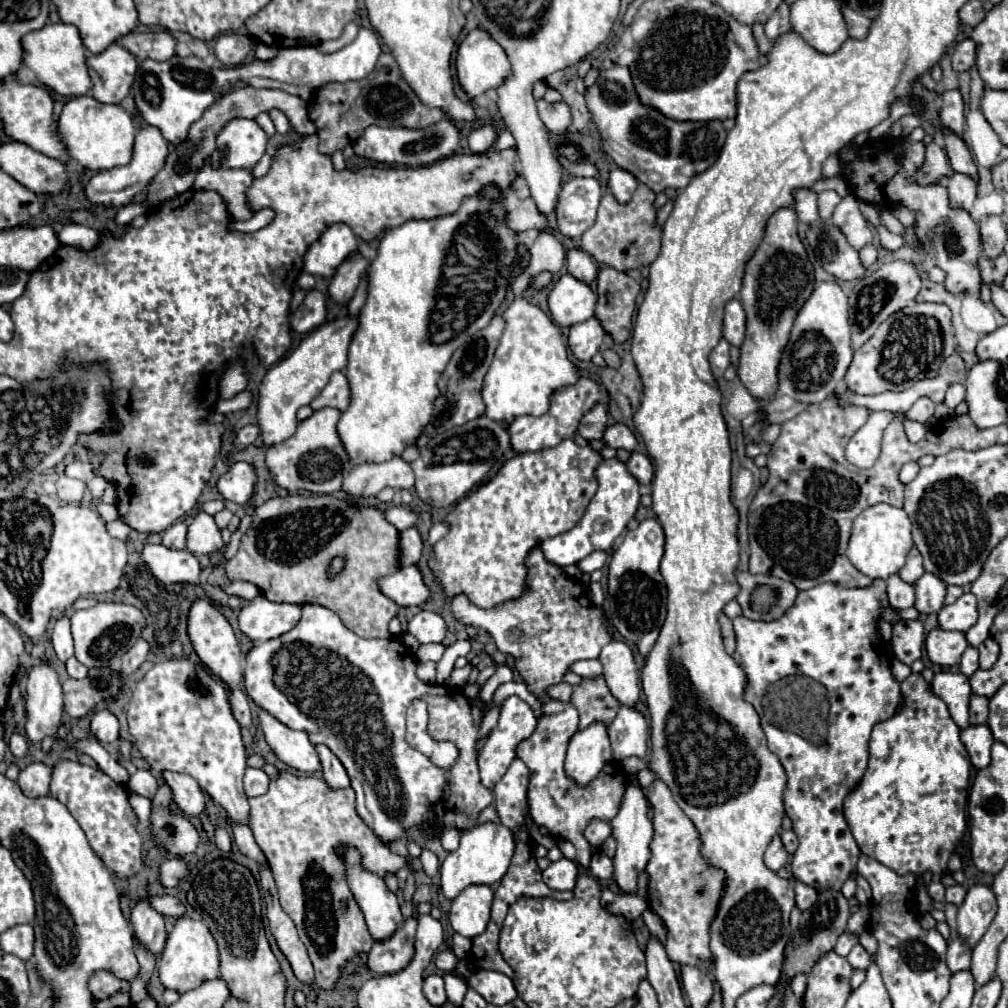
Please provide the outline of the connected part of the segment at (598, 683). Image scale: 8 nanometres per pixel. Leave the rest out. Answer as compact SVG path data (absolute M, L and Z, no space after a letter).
M602 677L584 679L580 685L574 685L570 703L580 713L580 729L590 725L592 721L602 721L608 725L616 717L616 711L620 707L618 699L612 697Z

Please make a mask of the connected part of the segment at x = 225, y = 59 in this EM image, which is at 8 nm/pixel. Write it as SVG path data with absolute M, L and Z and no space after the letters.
M226 33L226 35L218 37L214 53L224 65L234 67L234 65L240 65L254 47L256 47L256 43L254 43L254 39L250 35Z

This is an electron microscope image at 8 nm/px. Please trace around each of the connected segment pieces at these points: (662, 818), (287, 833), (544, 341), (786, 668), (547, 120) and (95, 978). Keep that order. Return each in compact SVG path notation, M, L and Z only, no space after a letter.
M654 779L654 783L646 789L646 797L654 809L654 837L650 843L652 859L646 867L650 877L648 907L660 915L668 929L666 953L670 961L680 965L698 965L704 971L710 971L710 921L716 915L724 887L724 871L710 867L702 859L696 827L676 805L668 785L662 779Z
M280 771L280 777L270 781L268 793L248 801L250 829L268 859L278 887L280 905L290 915L302 943L308 947L316 971L316 985L330 989L340 977L340 967L354 955L368 953L374 943L364 915L346 885L344 863L334 853L334 845L354 845L362 855L364 868L381 878L396 874L406 865L406 859L392 853L386 843L372 835L372 829L356 813L352 787L332 789L324 779L298 777Z
M540 233L536 243L530 247L532 261L530 267L519 274L511 282L510 288L514 293L514 303L502 313L506 321L506 329L502 333L500 345L494 353L494 361L490 371L486 373L482 397L486 403L486 417L494 421L510 423L520 415L546 415L550 407L550 397L562 387L574 385L580 379L580 371L574 361L568 357L568 347L562 341L562 333L558 325L536 305L530 305L524 294L529 288L532 277L538 271L558 273L564 267L566 251L562 243L552 233Z
M874 579L872 585L854 589L840 587L838 583L820 583L808 591L798 591L796 603L780 619L734 619L734 661L746 671L750 683L746 699L756 707L768 749L778 755L788 777L784 809L800 841L790 865L792 877L816 887L816 891L840 891L844 881L856 871L858 857L862 855L844 821L842 805L846 795L858 787L868 767L868 739L874 723L892 717L900 701L900 683L892 679L890 661L876 633L876 625L888 605L884 579Z
M540 99L538 103L538 115L544 121L544 125L552 131L552 133L564 133L570 125L570 109L566 103L560 105L552 105L544 99Z
M96 971L96 975L92 975L92 979L88 981L88 989L96 999L108 999L118 989L130 989L130 985L126 981L116 979L108 971Z

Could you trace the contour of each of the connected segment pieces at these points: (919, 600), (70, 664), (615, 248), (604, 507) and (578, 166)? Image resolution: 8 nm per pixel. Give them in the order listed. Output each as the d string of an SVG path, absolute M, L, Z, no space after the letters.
M924 573L916 583L916 603L914 607L918 609L920 615L930 615L938 613L944 607L944 597L946 597L946 583L940 581L932 573Z
M72 657L72 659L66 661L66 671L74 679L84 679L88 675L88 667L84 667L76 657Z
M642 183L628 203L618 203L612 193L606 193L600 201L596 223L582 235L582 249L590 253L596 261L606 263L622 273L648 267L658 257L662 241L662 225L656 223L658 209L654 207L654 201L656 193Z
M606 459L596 469L598 479L598 491L594 499L590 501L584 517L578 521L578 525L562 535L556 535L552 539L546 539L540 543L540 549L544 551L546 559L558 567L566 567L572 563L582 561L592 551L610 551L614 547L614 541L622 535L628 521L636 515L636 509L640 505L640 493L638 493L638 481L634 475L626 469L626 465L618 459Z
M562 157L562 161L560 161L574 177L598 177L600 173L598 173L598 169L596 169L596 165L592 165L592 163L588 163L588 161L584 161L584 163L570 163L570 161L566 161L564 157Z

